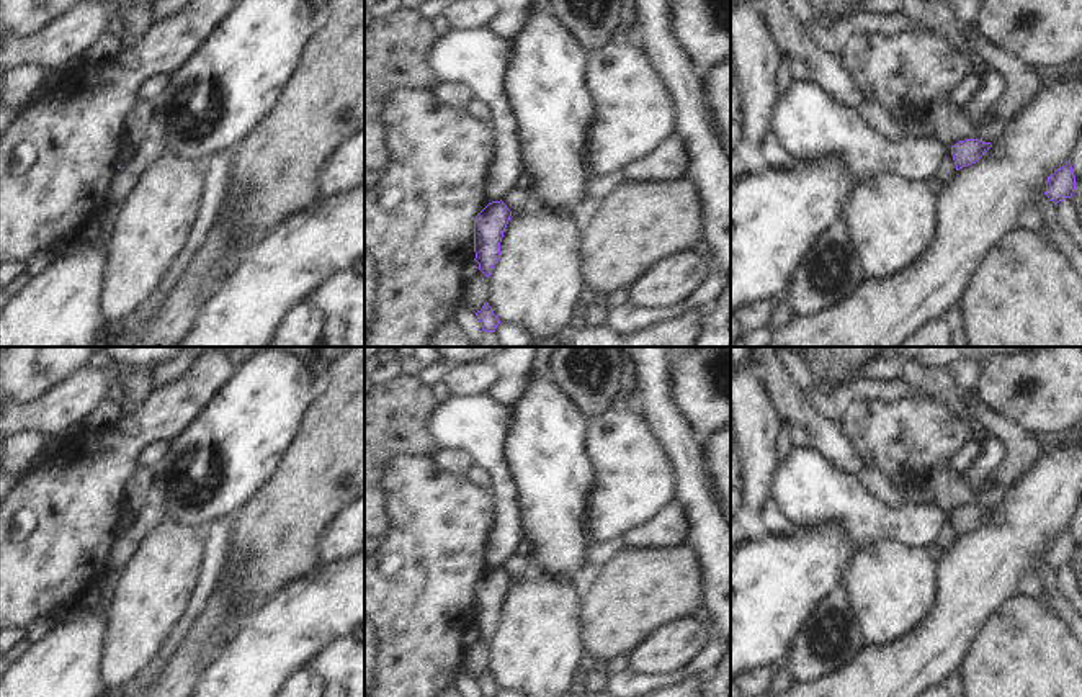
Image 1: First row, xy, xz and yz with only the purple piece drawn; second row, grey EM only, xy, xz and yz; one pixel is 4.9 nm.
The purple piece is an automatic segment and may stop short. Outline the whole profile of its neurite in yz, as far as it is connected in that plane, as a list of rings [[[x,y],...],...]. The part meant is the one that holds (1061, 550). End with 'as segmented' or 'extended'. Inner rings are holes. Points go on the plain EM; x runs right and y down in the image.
[[[1071,525],[1048,543],[1044,561],[1057,571],[1064,564],[1071,564],[1075,556],[1075,542],[1072,540]]] | as segmented

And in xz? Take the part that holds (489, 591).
[[[500,568],[489,569],[474,584],[474,618],[479,636],[490,643],[492,635],[500,622],[503,597],[510,587],[512,578]]] | as segmented

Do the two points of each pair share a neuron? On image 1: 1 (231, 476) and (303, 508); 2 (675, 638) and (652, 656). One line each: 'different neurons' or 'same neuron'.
1: different neurons
2: same neuron

